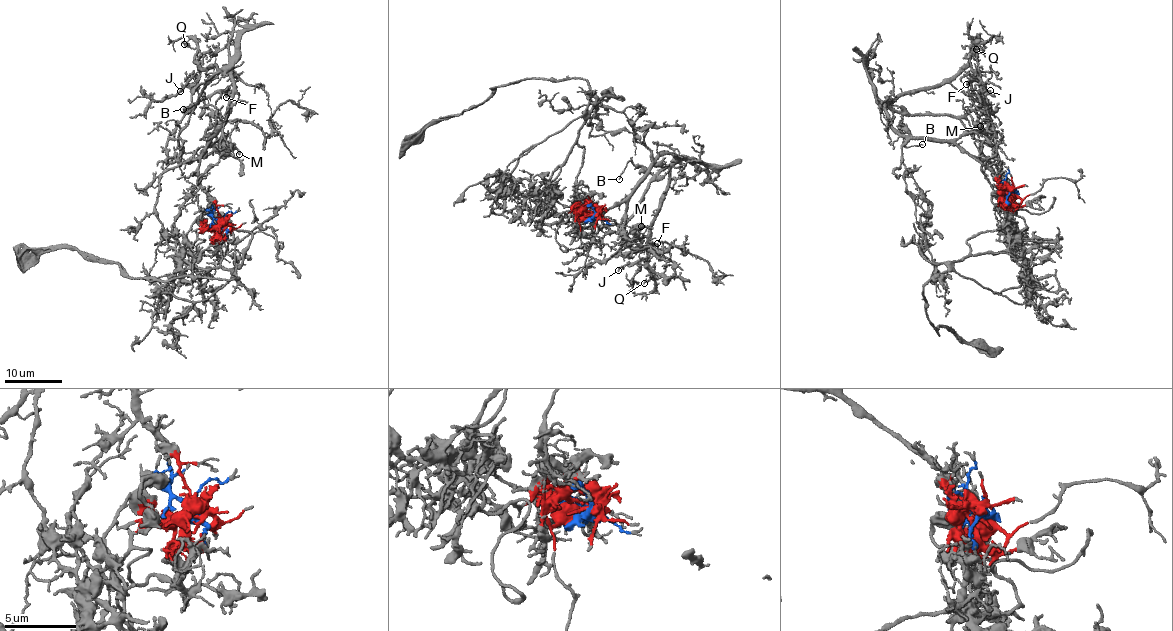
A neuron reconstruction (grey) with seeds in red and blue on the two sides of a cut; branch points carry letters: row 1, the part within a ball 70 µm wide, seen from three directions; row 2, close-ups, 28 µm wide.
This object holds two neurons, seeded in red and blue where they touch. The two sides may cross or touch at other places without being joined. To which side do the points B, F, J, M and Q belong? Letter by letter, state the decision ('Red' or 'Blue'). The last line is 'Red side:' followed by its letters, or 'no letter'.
B: Blue
F: Blue
J: Blue
M: Blue
Q: Blue
Red side: no letter

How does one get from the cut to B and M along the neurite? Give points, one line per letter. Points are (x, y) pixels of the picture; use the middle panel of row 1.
B: (593, 215), (593, 221), (624, 199), (655, 159), (668, 153), (678, 159), (652, 173), (631, 161), (618, 179)
M: (593, 215), (589, 214), (593, 221), (605, 212), (601, 219), (611, 232), (642, 226)

